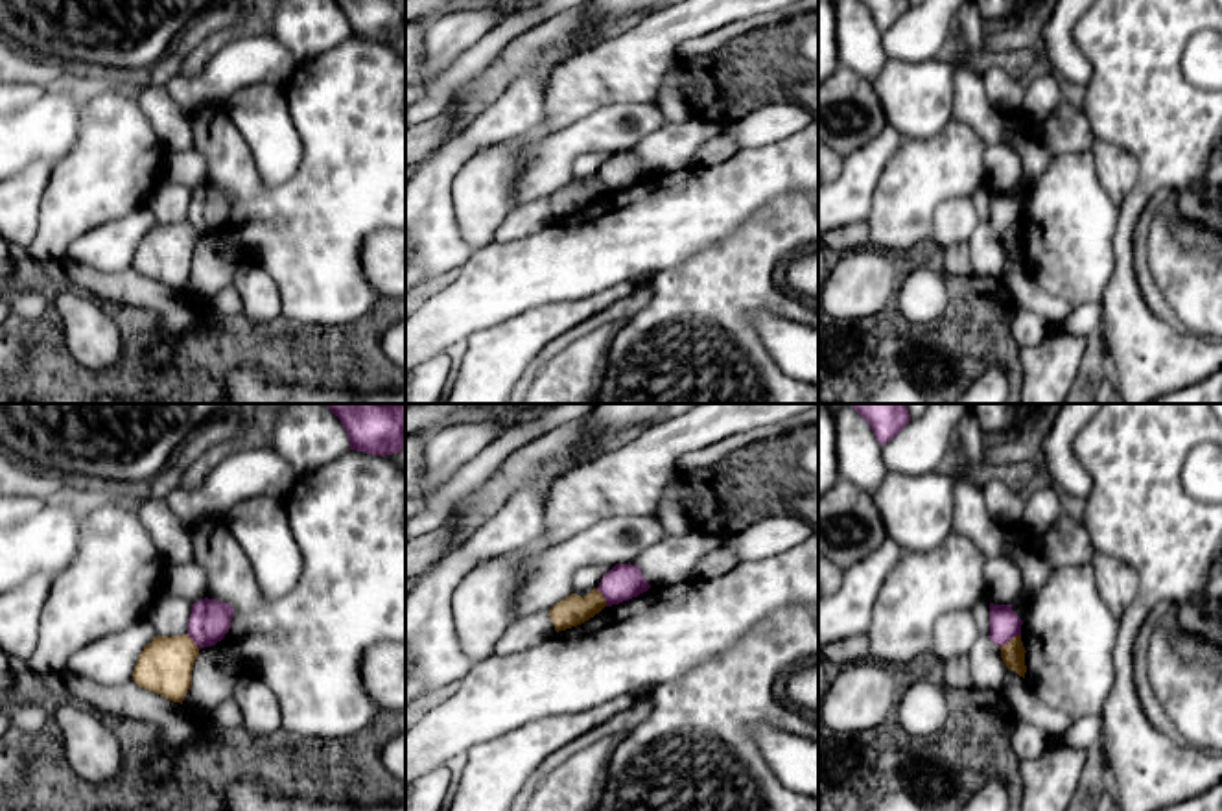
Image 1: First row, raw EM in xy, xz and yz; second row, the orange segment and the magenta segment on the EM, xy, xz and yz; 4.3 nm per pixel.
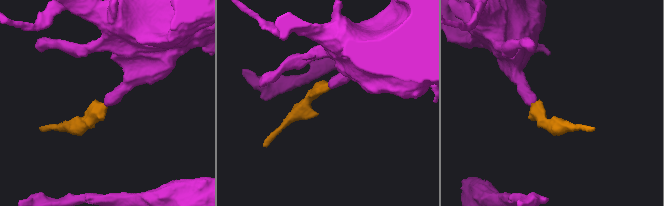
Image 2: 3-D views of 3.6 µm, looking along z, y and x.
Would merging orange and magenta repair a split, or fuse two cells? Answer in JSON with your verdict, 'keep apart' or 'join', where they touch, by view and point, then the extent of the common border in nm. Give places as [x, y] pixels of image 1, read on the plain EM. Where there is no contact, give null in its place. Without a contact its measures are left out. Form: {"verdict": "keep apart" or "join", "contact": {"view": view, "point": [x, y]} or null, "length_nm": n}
{"verdict": "keep apart", "contact": {"view": "yz", "point": [1010, 227]}, "length_nm": 120}

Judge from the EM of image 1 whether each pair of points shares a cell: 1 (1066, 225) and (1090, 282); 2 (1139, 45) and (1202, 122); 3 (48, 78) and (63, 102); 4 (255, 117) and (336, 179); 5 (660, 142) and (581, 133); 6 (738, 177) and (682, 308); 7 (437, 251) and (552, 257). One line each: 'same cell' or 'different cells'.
1: same cell
2: same cell
3: different cells
4: different cells
5: different cells
6: different cells
7: different cells

